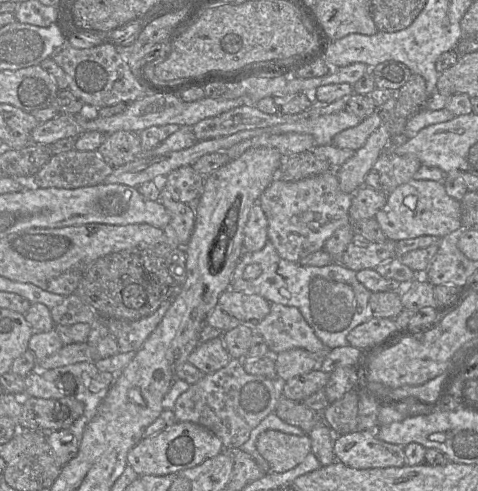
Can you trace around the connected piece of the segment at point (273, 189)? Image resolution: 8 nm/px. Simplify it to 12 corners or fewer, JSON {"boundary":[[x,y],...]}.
{"boundary":[[334,170],[275,178],[258,199],[268,240],[297,263],[350,223]]}

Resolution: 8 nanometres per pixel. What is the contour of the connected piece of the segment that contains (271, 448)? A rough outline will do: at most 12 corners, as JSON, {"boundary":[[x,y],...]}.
{"boundary":[[265,430],[258,452],[286,472],[312,452],[307,434]]}

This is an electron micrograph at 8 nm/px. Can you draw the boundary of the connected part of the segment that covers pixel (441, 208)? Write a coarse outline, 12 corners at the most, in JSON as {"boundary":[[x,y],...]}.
{"boundary":[[414,178],[375,219],[395,242],[462,227],[443,183]]}

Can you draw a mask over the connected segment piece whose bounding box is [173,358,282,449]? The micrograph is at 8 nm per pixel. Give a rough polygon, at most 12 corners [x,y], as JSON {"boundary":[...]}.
{"boundary":[[231,358],[176,400],[177,421],[237,449],[275,411],[279,384]]}

